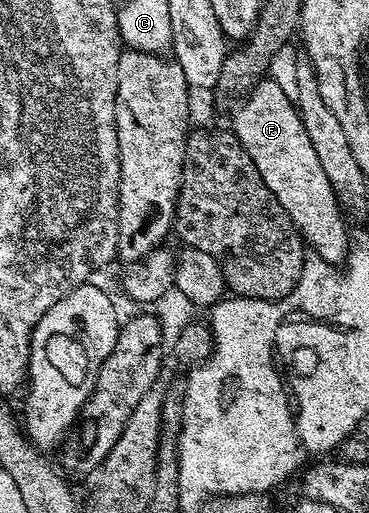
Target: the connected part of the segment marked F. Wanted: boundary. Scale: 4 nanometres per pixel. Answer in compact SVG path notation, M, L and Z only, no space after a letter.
M262 79L235 109L236 118L230 124L231 132L240 140L246 155L254 159L254 167L258 167L258 175L262 175L262 183L274 191L274 199L282 203L286 215L290 215L307 248L326 263L339 266L350 252L350 233L348 237L348 229L344 226L345 214L340 202L336 200L334 187L330 187L330 179L326 179L326 171L322 171L322 163L318 163L318 155L310 143L310 135L306 135L306 127L302 127L300 113L296 110L289 90L278 87L278 83L271 79Z

